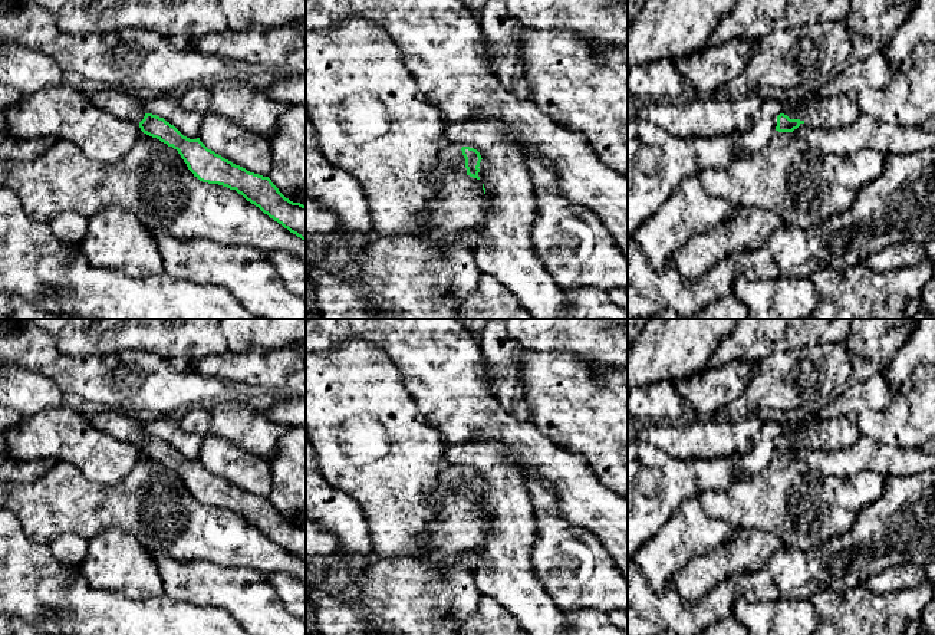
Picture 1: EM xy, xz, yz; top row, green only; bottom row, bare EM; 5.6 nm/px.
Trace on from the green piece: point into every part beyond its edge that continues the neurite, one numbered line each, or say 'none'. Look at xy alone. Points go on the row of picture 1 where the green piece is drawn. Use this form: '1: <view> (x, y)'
1: xy (122, 105)

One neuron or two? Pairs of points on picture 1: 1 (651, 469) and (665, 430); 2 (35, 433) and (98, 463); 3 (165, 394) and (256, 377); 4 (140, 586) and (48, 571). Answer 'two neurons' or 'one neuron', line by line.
1: two neurons
2: one neuron
3: two neurons
4: two neurons

